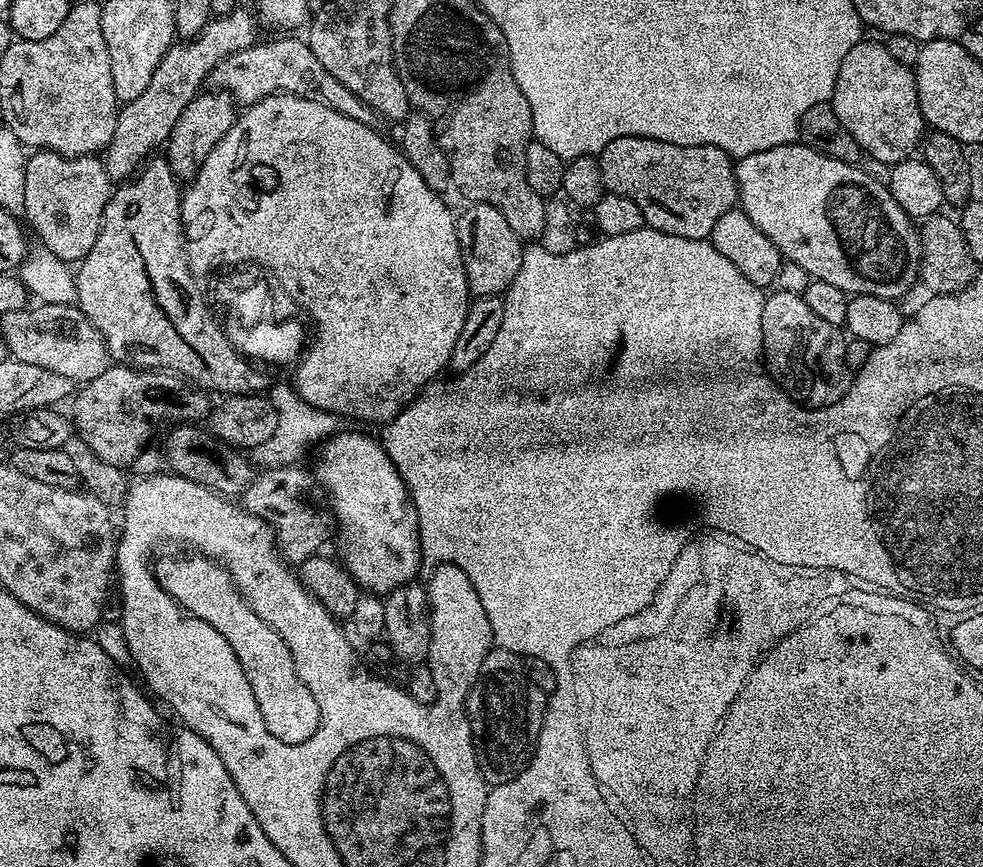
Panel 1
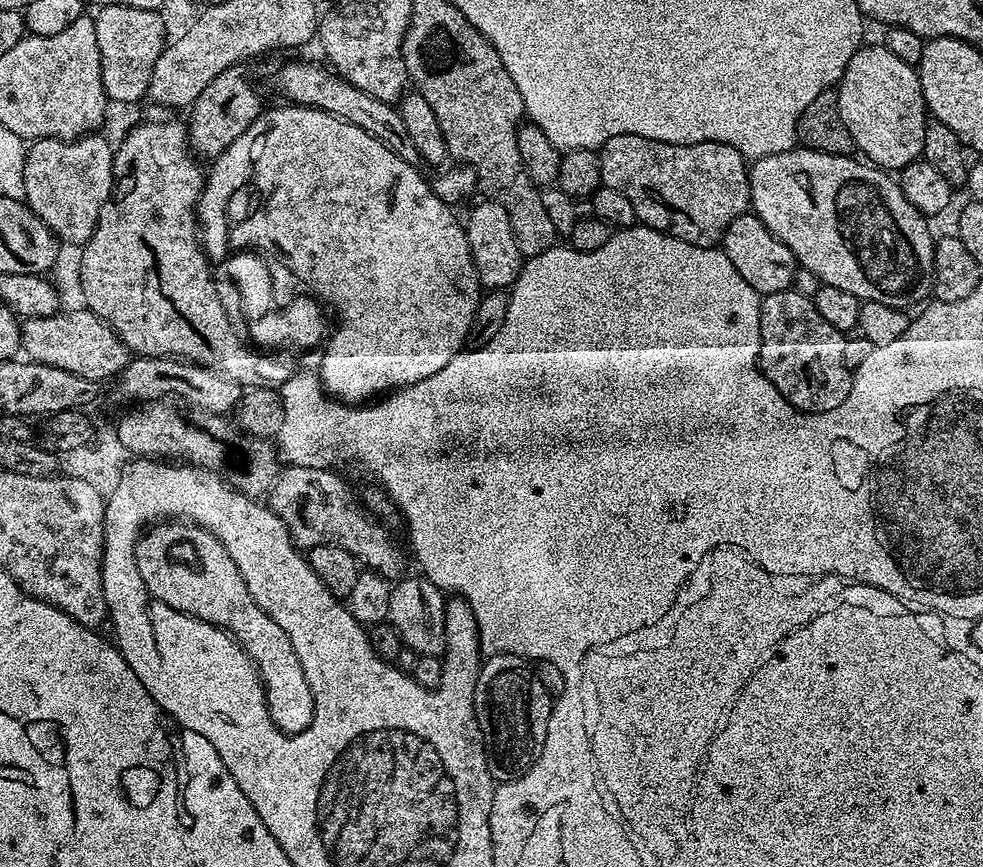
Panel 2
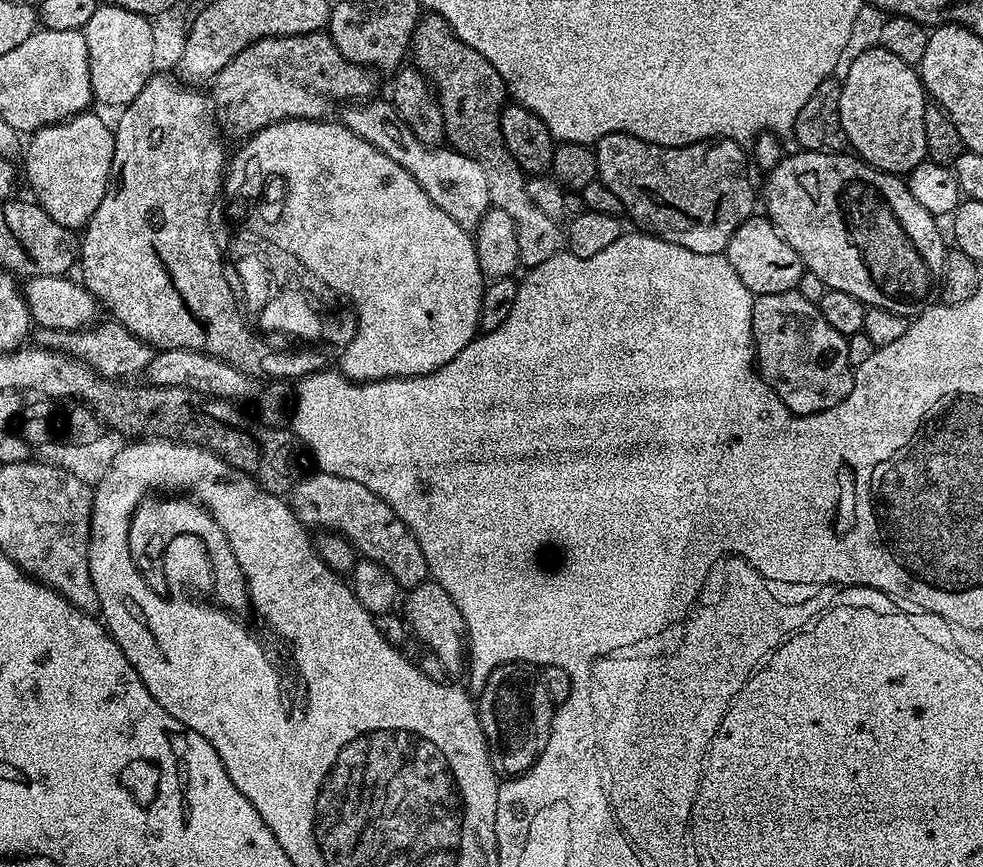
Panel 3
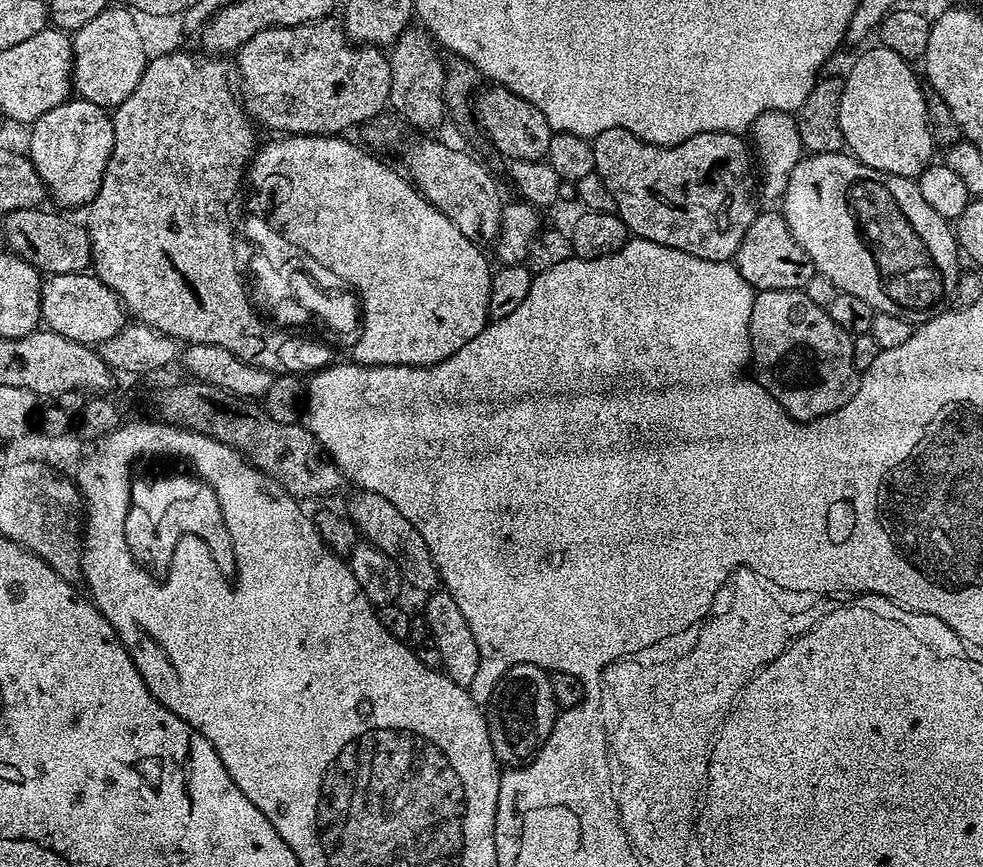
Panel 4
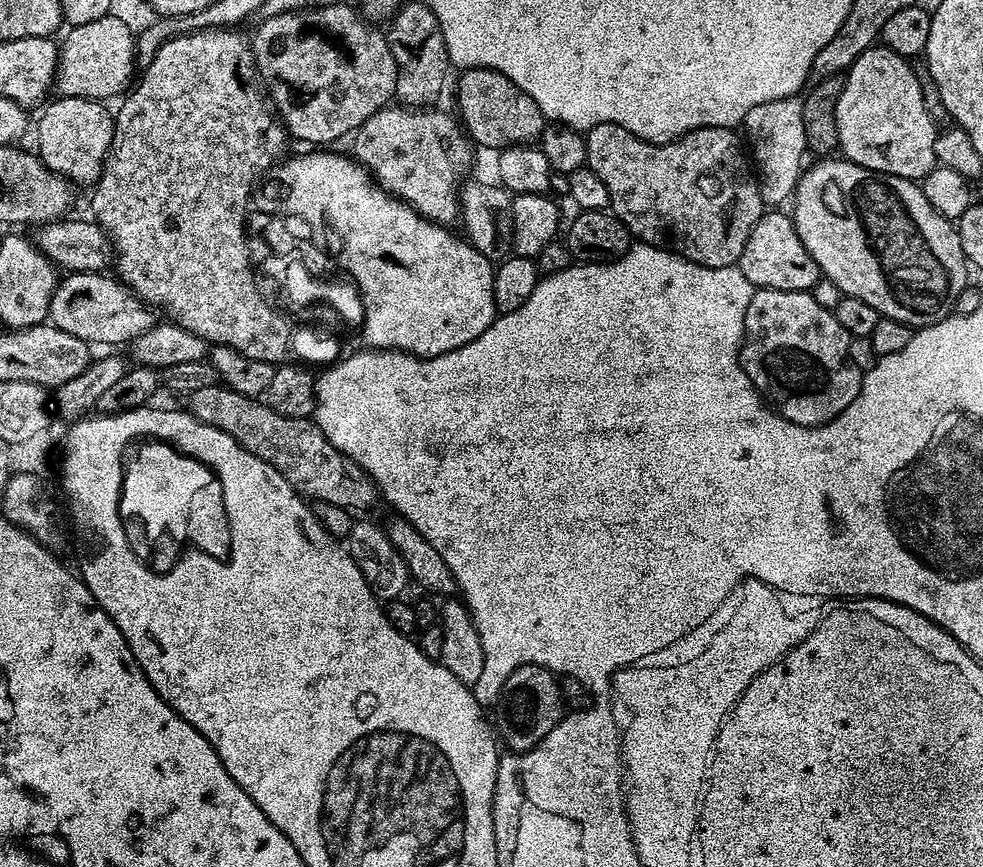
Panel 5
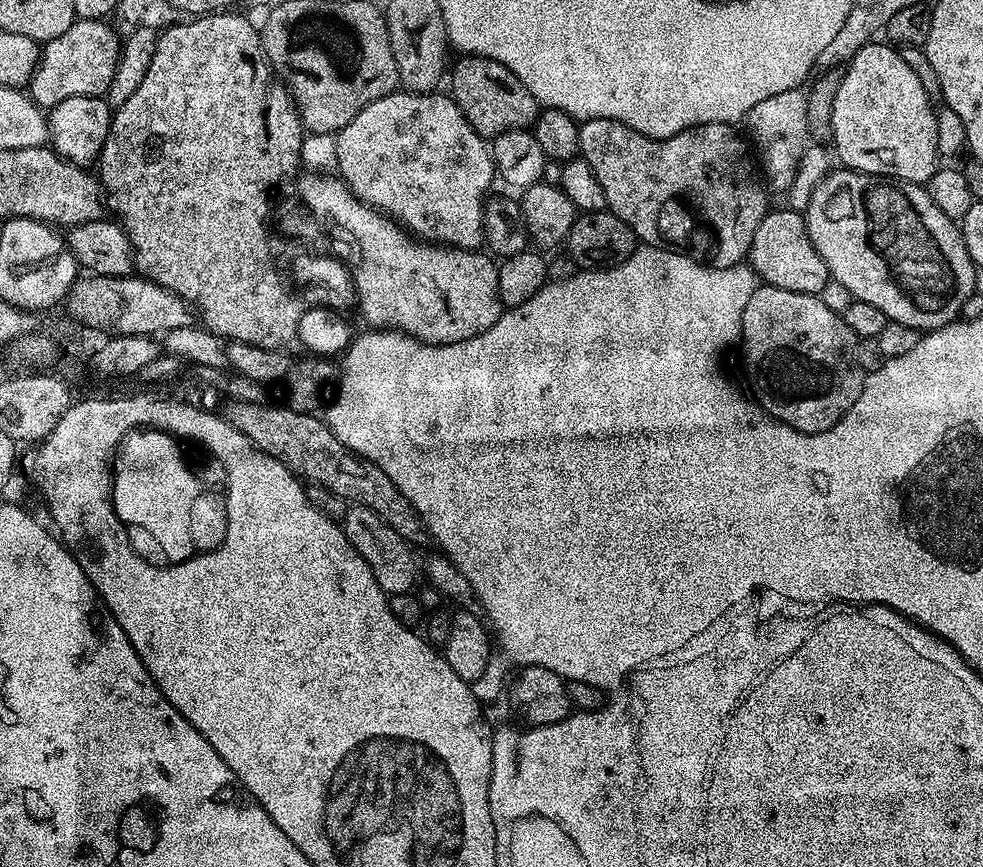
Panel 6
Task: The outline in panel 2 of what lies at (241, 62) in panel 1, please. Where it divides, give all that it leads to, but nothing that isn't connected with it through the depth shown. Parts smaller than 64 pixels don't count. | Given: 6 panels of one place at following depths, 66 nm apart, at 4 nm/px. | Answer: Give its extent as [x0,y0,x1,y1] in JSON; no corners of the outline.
[276,60,421,165]

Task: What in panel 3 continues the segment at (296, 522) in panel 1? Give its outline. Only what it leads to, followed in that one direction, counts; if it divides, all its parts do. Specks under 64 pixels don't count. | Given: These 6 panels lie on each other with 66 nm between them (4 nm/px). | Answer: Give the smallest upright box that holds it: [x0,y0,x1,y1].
[290,471,429,590]

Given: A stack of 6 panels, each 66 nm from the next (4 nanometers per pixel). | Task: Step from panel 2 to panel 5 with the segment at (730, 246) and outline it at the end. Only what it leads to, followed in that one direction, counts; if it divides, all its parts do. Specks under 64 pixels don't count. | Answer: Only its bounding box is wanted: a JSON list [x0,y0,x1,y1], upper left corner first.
[738,210,822,292]

